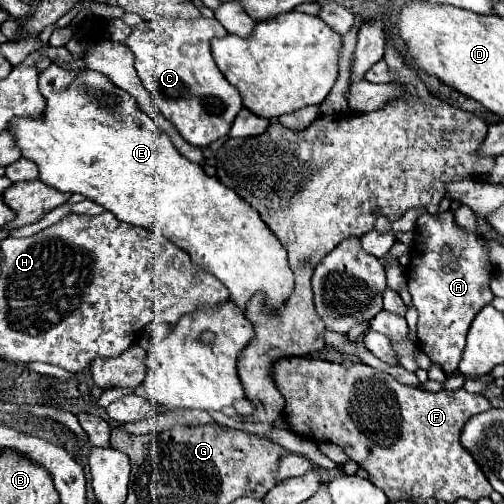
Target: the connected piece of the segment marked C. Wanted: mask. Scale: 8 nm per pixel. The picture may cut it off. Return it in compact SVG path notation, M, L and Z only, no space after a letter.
M213 17L213 19L161 19L161 21L141 21L137 27L133 27L131 35L125 39L125 45L135 55L135 69L137 75L147 89L153 105L169 119L175 129L181 133L185 141L189 141L195 147L209 147L213 141L225 137L231 129L233 119L243 109L243 101L239 97L239 91L223 77L219 67L215 65L209 49L209 41L213 37L225 37L225 27Z

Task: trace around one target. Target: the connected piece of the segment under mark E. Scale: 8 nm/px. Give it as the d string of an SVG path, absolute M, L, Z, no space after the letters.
M57 63L41 71L39 91L47 101L43 115L37 119L17 117L9 123L7 131L17 139L21 155L39 167L41 181L59 191L85 195L111 211L119 221L165 235L171 243L185 249L195 265L213 273L229 289L231 301L239 309L245 309L247 301L257 291L265 291L269 307L283 307L293 291L293 273L289 271L287 251L281 247L279 239L273 237L249 203L217 177L207 177L201 165L185 159L175 149L171 137L157 129L153 119L139 109L137 101L127 91L109 83L109 77L99 71L67 69Z

